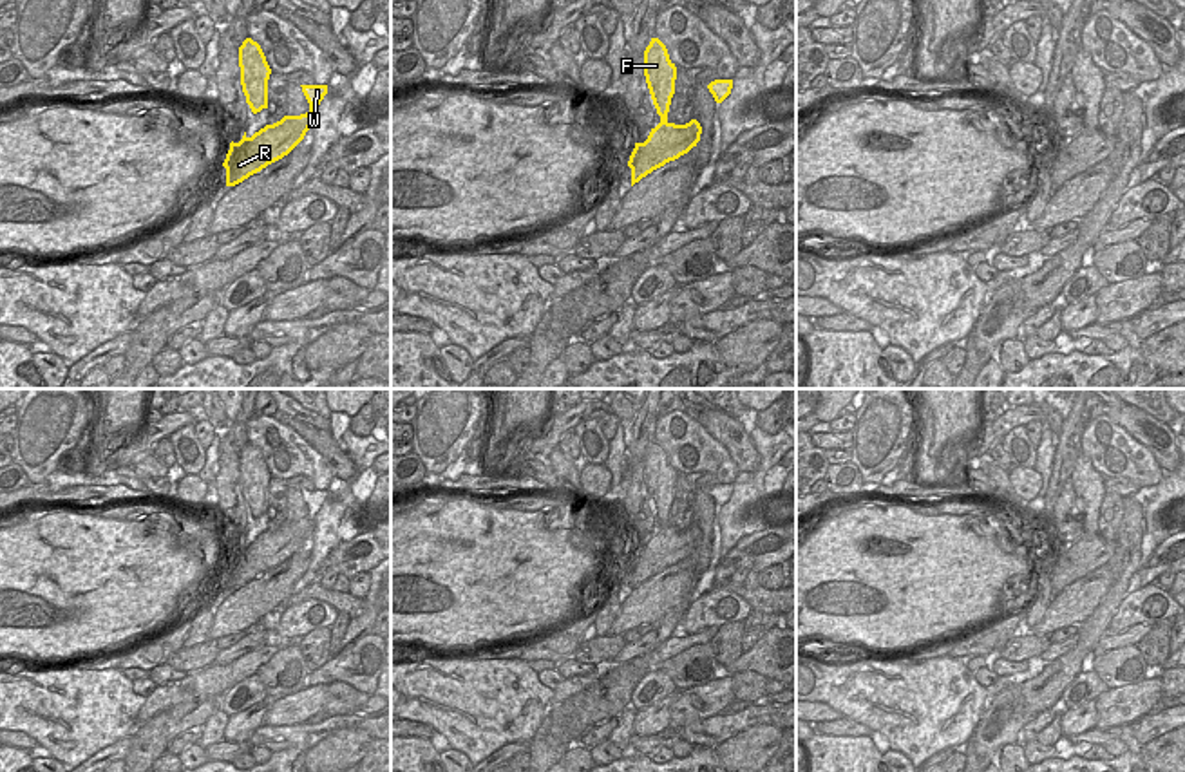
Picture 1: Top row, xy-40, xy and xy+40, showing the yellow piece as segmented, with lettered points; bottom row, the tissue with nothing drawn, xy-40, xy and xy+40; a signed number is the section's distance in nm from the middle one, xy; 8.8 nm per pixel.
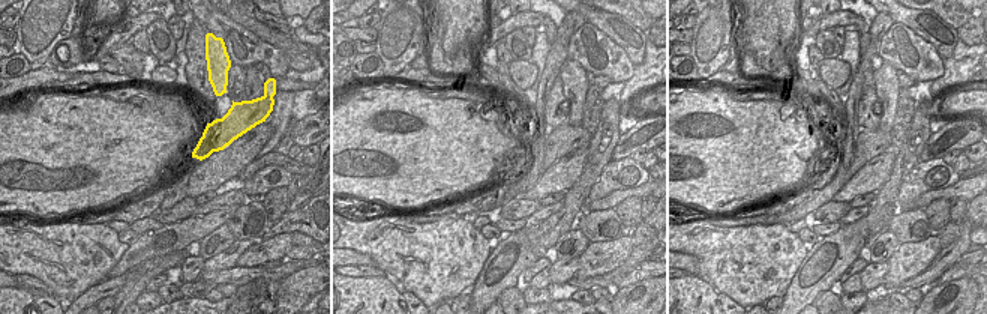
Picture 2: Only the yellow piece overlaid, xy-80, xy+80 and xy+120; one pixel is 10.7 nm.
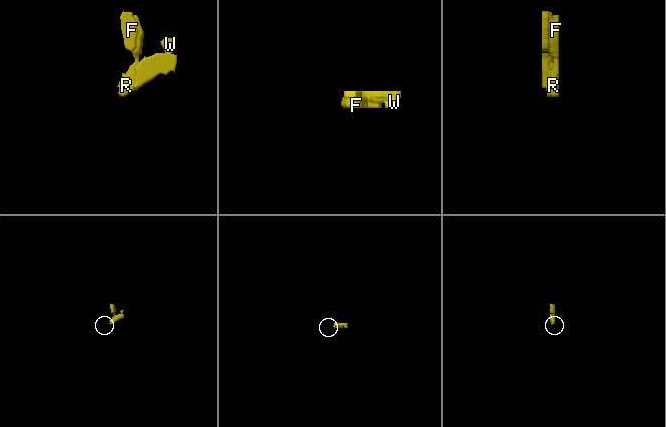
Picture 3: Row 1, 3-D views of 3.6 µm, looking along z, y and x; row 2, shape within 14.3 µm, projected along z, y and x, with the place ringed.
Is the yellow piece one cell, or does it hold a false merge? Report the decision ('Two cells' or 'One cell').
Two cells.

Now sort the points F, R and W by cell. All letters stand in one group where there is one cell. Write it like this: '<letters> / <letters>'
F / R W

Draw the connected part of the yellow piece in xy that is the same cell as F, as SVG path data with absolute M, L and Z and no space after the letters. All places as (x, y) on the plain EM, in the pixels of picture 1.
M651 443L644 456L644 481L660 526L668 526L675 499L677 472L659 443Z

